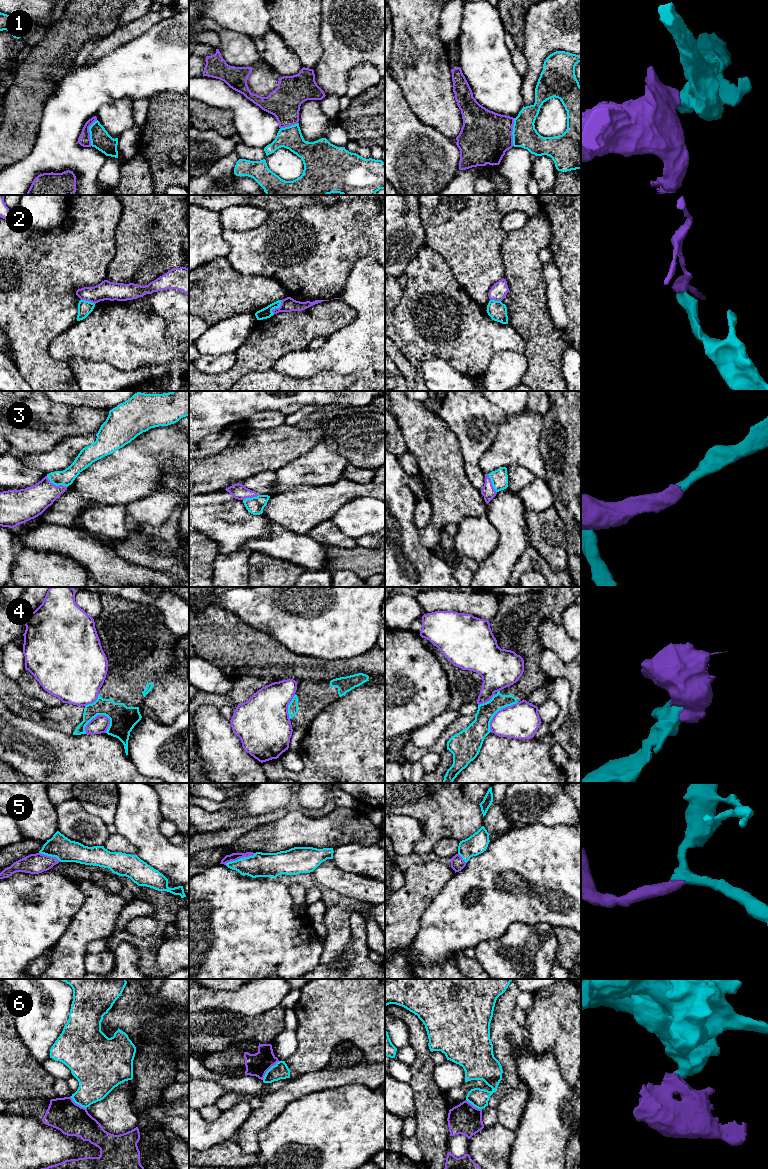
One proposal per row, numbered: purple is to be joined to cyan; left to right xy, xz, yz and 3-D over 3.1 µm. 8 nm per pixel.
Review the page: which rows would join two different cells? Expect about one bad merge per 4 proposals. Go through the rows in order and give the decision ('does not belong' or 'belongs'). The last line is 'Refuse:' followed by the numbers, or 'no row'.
1: does not belong
2: does not belong
3: belongs
4: does not belong
5: belongs
6: does not belong
Refuse: 1, 2, 4, 6

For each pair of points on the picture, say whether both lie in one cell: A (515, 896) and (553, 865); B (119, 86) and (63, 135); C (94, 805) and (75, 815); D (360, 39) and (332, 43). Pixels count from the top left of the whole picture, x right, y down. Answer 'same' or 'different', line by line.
A: same
B: same
C: different
D: same

